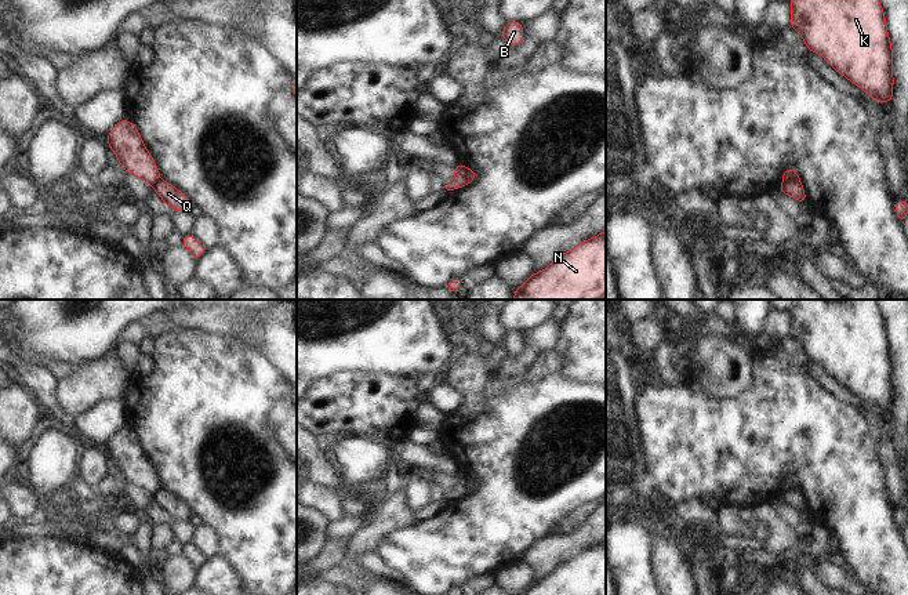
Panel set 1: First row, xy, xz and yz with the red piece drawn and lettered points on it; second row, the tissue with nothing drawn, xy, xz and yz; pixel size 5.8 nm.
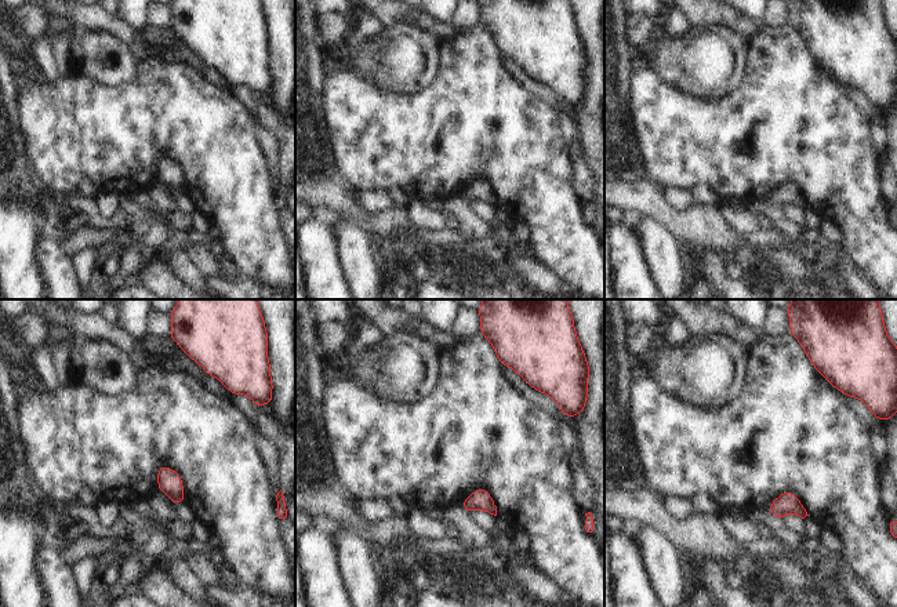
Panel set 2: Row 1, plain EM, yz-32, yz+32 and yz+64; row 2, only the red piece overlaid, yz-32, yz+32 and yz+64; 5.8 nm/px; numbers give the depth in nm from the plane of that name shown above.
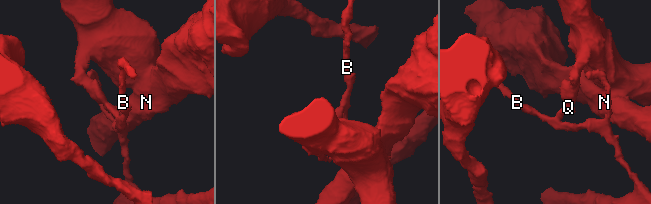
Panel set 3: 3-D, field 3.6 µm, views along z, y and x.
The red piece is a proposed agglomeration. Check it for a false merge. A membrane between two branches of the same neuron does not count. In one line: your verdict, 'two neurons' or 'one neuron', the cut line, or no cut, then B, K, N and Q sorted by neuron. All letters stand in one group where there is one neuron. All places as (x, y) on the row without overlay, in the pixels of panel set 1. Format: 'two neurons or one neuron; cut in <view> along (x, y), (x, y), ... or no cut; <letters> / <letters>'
two neurons; cut in yz along (799, 488), (783, 492); B Q / K N

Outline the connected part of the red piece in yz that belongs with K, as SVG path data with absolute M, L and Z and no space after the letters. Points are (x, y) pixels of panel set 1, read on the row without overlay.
M796 300L789 313L789 335L800 344L809 360L821 364L829 375L876 411L893 411L893 358L878 300Z

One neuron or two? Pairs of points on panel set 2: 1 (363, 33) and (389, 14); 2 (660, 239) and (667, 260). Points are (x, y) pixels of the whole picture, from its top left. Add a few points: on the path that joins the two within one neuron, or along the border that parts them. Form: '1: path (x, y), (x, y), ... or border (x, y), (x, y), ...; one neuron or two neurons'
1: border (373, 14), (385, 28); two neurons
2: path (660, 244), (663, 254); one neuron

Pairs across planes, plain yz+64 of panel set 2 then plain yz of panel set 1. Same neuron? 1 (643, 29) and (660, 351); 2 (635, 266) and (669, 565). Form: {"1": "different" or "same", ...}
{"1": "different", "2": "different"}

